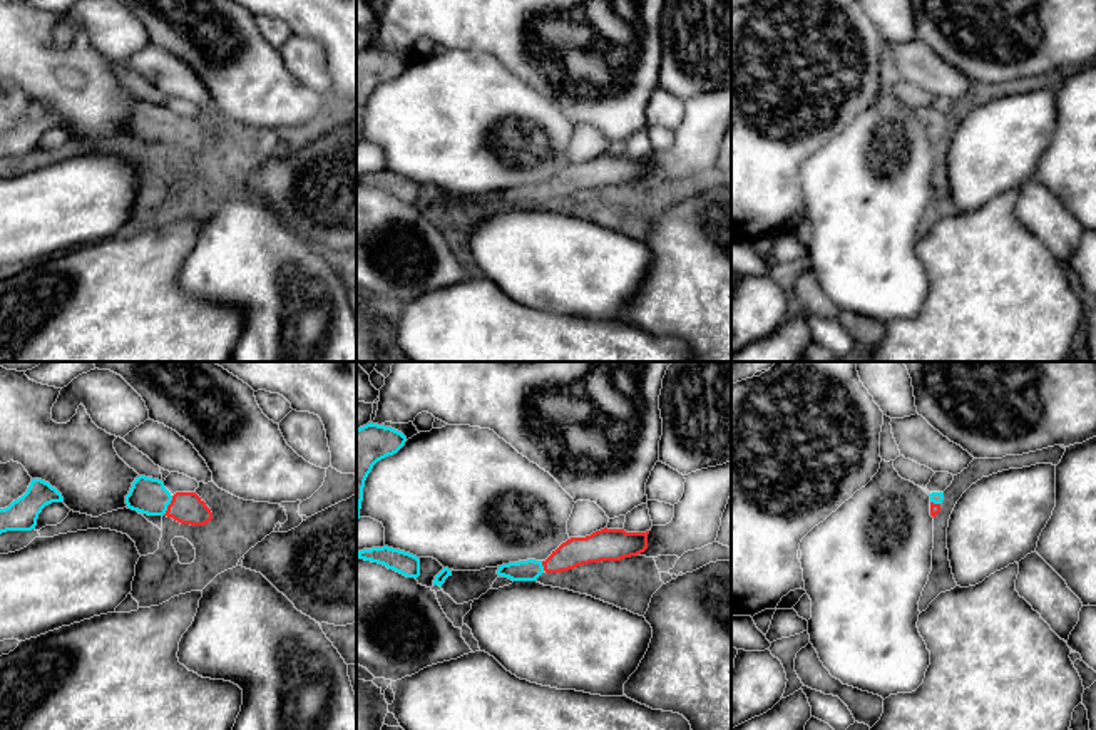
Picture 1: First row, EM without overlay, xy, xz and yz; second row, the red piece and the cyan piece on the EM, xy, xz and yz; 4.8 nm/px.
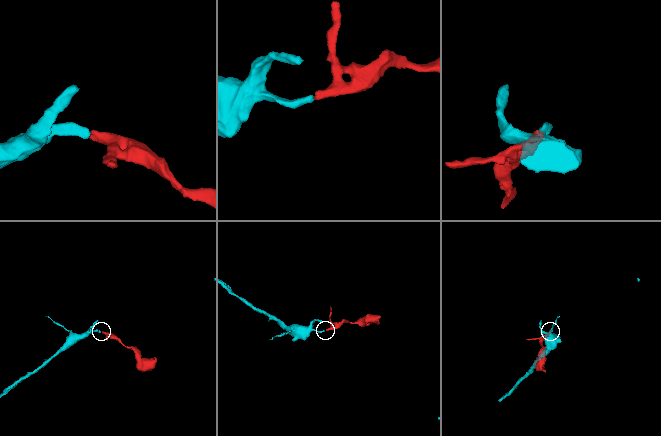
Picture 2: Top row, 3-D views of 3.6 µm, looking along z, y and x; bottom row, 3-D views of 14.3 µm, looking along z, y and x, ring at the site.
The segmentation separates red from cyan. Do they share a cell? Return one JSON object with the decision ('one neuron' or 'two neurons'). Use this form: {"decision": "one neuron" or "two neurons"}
{"decision": "one neuron"}

